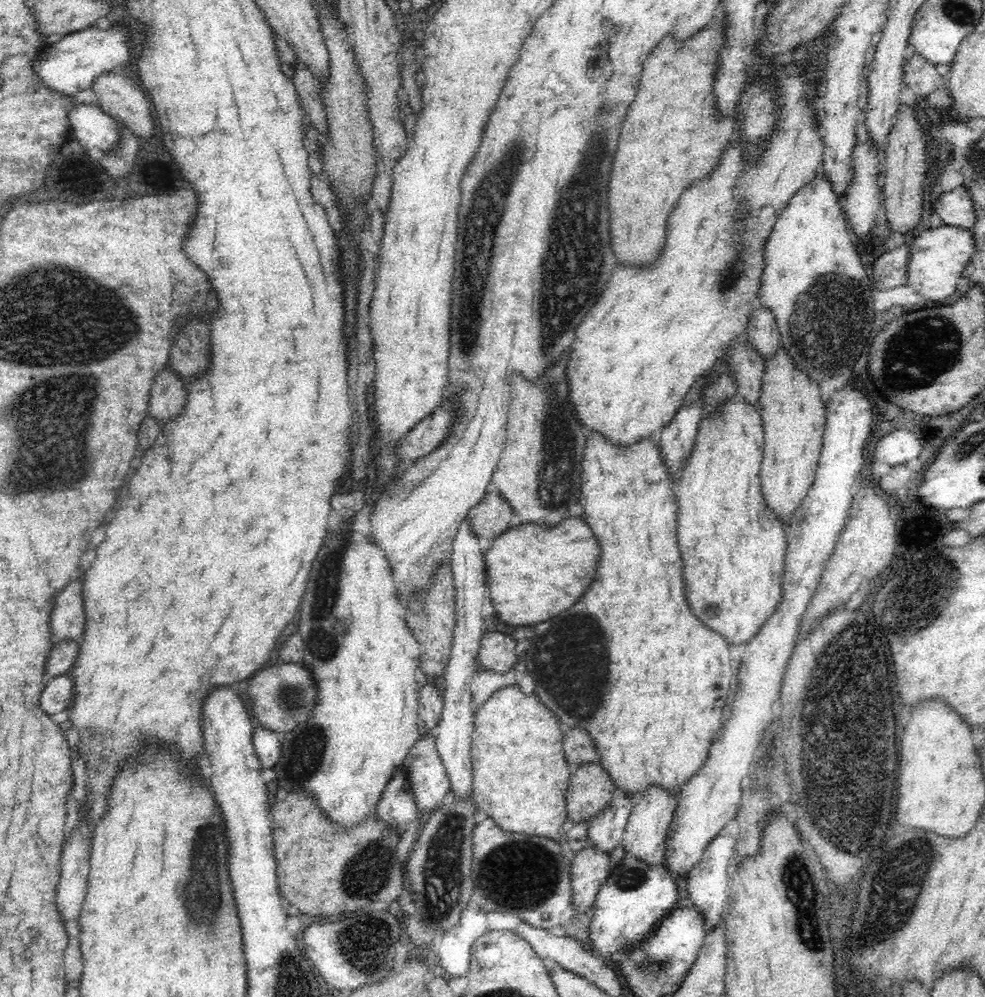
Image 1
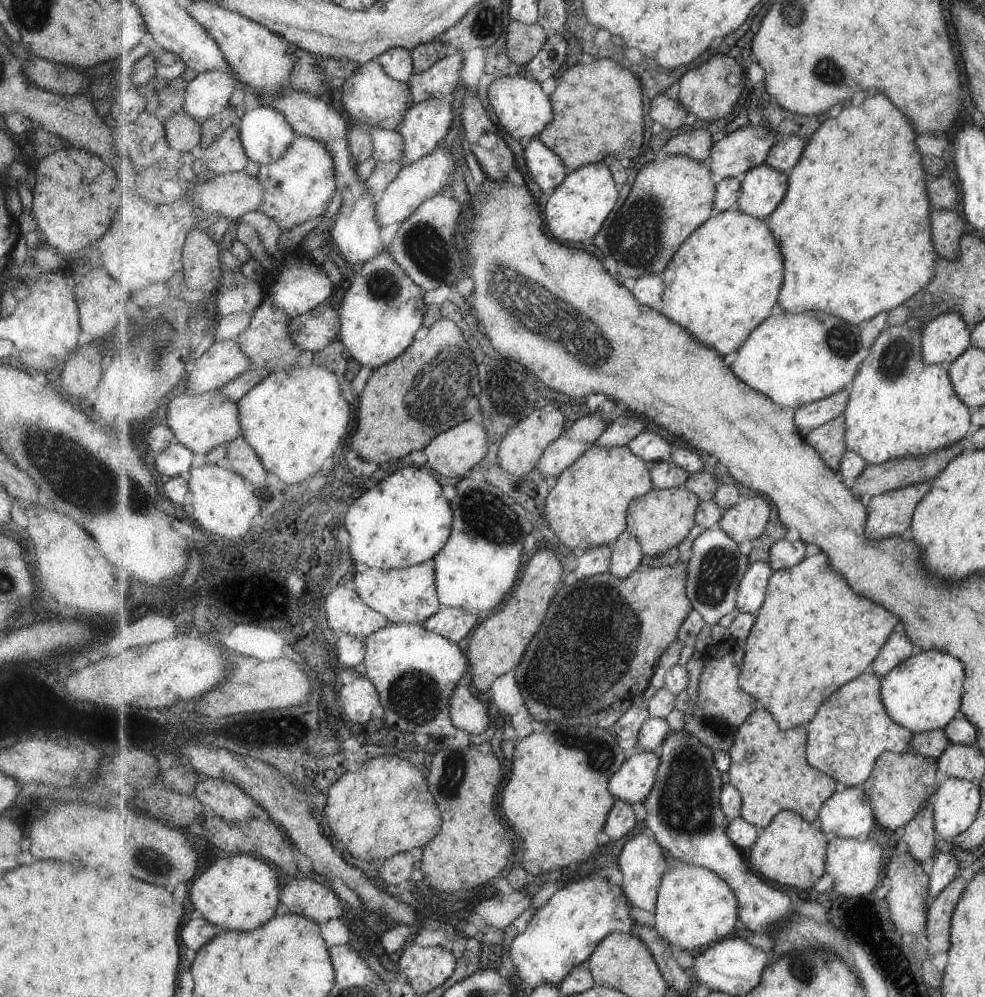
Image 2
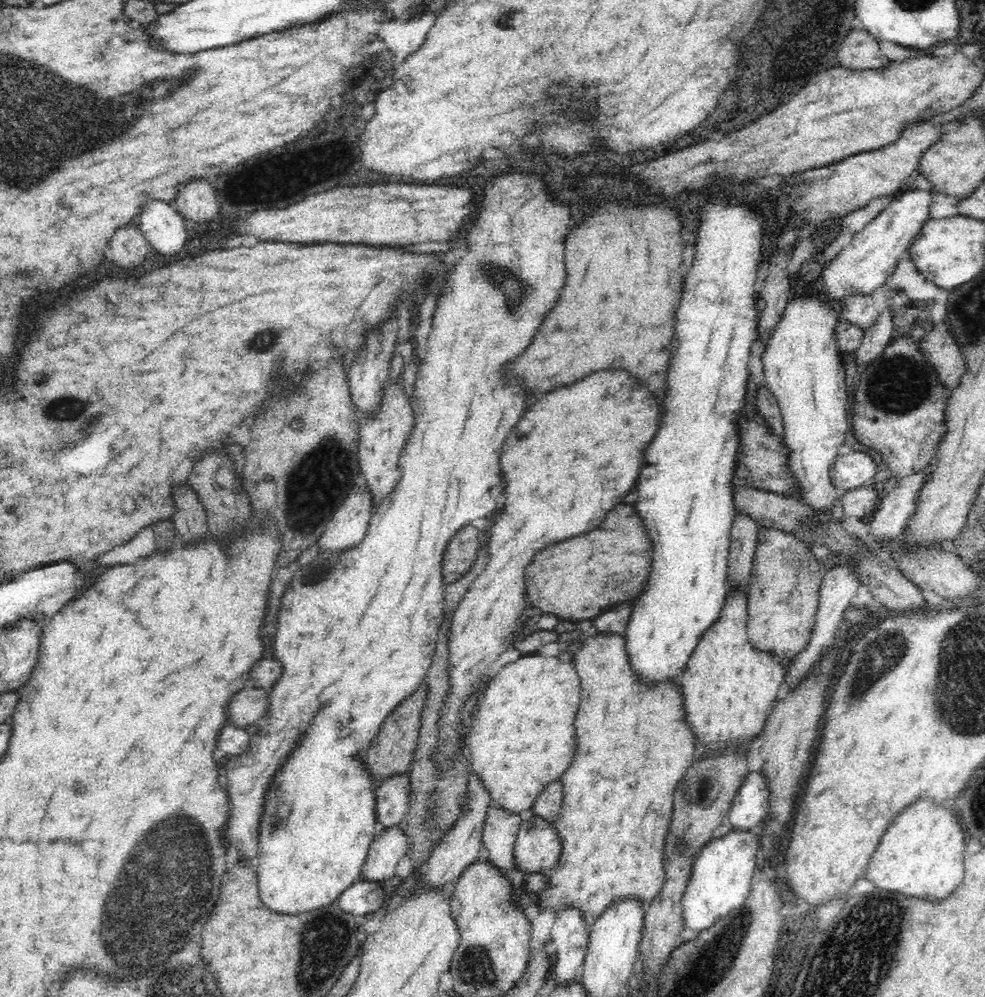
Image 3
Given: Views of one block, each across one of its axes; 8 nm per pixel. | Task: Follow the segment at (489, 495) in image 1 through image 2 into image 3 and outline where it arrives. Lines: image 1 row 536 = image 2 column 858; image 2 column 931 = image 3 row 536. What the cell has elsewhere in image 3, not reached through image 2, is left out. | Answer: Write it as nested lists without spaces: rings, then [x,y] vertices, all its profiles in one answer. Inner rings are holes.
[[[468,524],[450,540],[443,554],[442,574],[446,585],[458,580],[474,564],[477,552],[483,546],[482,531]]]

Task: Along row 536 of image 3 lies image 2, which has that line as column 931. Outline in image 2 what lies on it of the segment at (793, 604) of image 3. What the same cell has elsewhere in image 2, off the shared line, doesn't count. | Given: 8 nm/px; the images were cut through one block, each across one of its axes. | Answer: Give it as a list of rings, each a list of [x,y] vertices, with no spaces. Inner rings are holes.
[[[936,730],[914,735],[912,750],[906,753],[887,751],[878,758],[874,772],[863,787],[869,795],[878,823],[896,831],[904,828],[933,799],[941,786],[941,775],[938,771],[938,758],[950,747],[951,742],[946,730]]]

